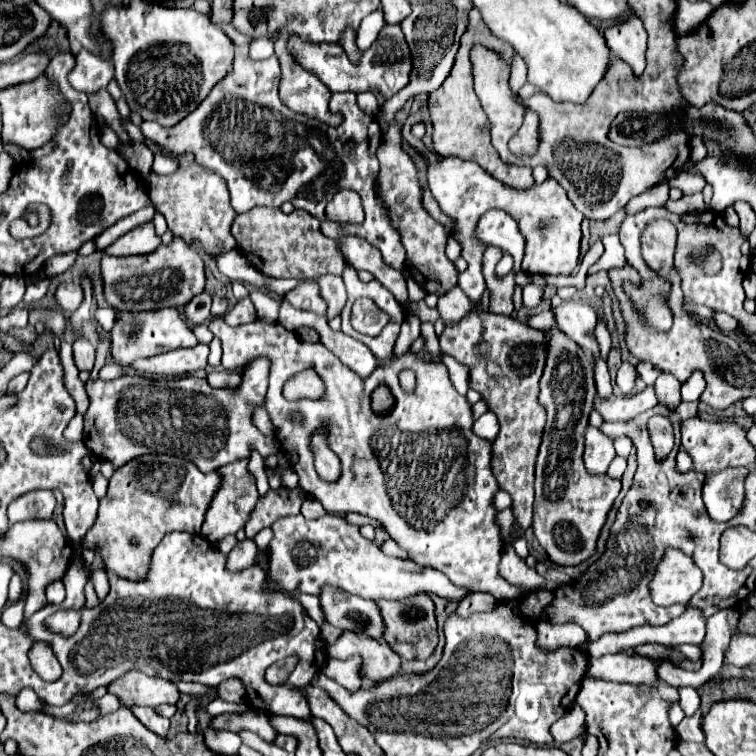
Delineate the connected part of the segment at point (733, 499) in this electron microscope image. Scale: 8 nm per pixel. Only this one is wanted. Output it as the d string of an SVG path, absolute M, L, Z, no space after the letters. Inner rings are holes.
M728 468L706 478L702 496L712 520L728 522L740 512L744 498L744 478L748 472L748 468Z

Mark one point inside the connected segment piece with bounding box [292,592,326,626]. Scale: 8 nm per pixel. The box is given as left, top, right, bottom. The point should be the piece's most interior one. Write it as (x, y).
(312, 604)

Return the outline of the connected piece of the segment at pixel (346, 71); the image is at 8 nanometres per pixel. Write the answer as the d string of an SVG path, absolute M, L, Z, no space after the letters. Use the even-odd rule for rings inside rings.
M386 24L380 30L380 36L376 38L374 46L370 46L364 52L364 58L360 58L358 64L352 64L346 56L346 52L342 52L342 46L338 44L308 44L304 40L298 40L298 36L290 38L288 48L294 52L296 60L310 70L312 74L316 74L332 92L364 92L364 90L376 90L382 94L382 98L392 98L398 90L402 90L402 86L406 86L410 82L410 72L412 72L412 54L410 48L406 44L406 38L402 34L402 28L390 26ZM390 72L394 76L394 84L388 86L384 80L384 74Z

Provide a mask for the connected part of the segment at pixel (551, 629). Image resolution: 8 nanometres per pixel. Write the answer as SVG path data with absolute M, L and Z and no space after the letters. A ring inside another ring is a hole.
M532 616L528 618L538 632L538 648L540 646L546 650L554 650L562 646L578 648L580 644L586 642L586 632L578 624L552 624L546 618L544 620L534 620Z

